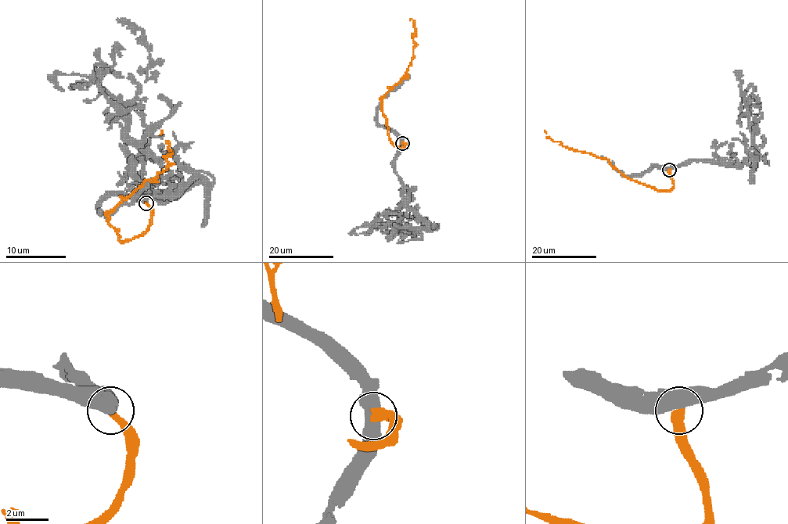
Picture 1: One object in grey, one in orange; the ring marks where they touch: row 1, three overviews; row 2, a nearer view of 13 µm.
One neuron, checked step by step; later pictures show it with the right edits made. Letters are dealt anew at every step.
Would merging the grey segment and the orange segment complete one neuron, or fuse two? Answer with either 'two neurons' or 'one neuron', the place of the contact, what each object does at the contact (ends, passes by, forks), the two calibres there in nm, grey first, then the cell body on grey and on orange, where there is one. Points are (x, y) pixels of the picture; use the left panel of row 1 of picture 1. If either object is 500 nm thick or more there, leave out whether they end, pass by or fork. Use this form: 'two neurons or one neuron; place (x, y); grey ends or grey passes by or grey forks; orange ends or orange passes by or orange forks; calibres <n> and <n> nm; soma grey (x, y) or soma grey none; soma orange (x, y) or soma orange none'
two neurons; place (145, 202); calibres 500 and 400 nm; soma grey none; soma orange none

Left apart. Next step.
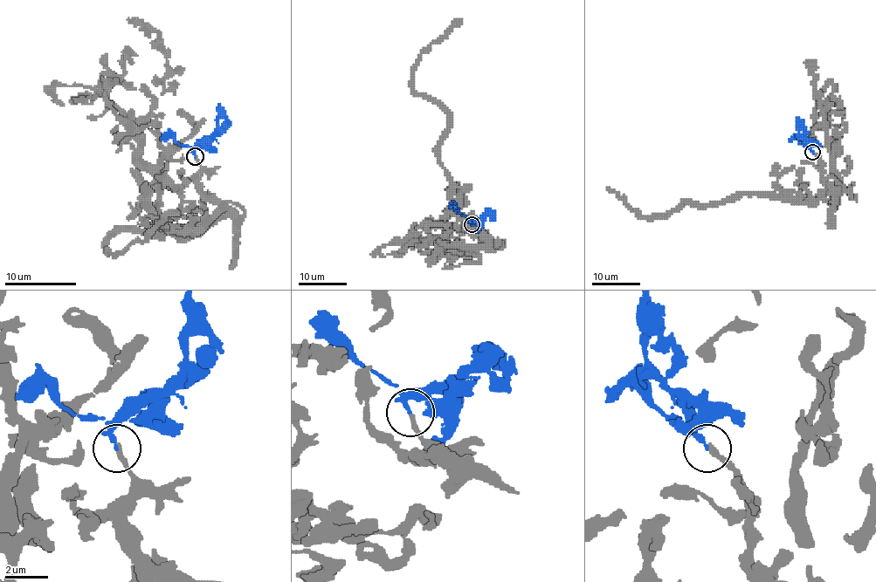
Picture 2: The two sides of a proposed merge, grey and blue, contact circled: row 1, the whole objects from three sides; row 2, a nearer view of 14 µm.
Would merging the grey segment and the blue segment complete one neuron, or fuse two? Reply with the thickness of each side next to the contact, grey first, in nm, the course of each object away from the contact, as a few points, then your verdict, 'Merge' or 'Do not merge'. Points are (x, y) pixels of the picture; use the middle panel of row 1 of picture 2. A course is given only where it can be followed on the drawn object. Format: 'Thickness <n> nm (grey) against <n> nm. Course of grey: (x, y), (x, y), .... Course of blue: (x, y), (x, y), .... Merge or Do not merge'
Thickness 240 nm (grey) against 200 nm. Course of grey: (472, 224), (488, 239), (452, 201), (452, 181), (440, 165), (447, 114), (411, 79), (411, 67), (458, 18). Course of blue: (472, 224), (471, 222), (488, 211). Merge

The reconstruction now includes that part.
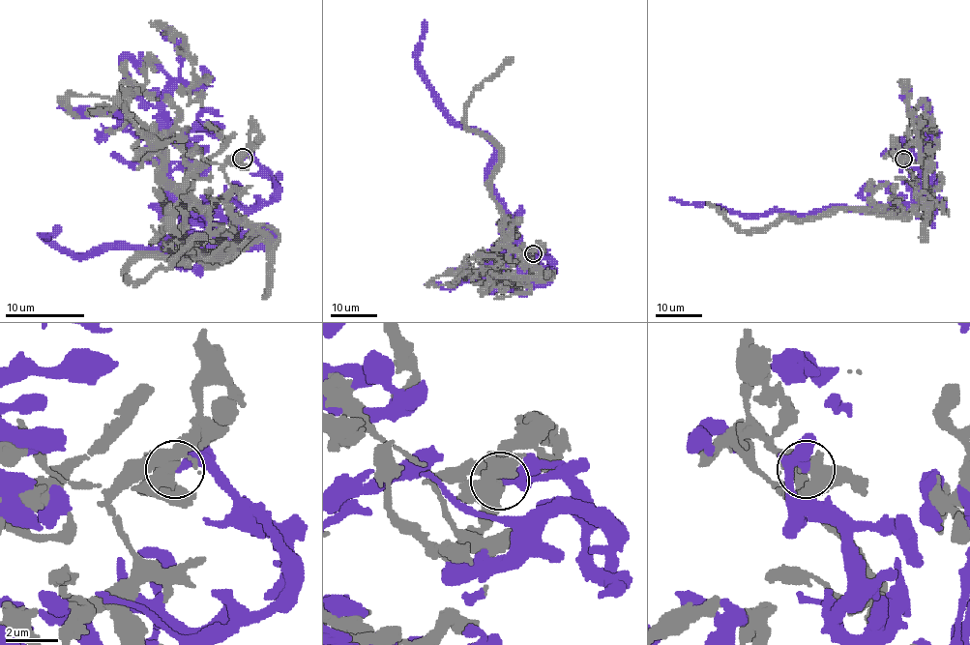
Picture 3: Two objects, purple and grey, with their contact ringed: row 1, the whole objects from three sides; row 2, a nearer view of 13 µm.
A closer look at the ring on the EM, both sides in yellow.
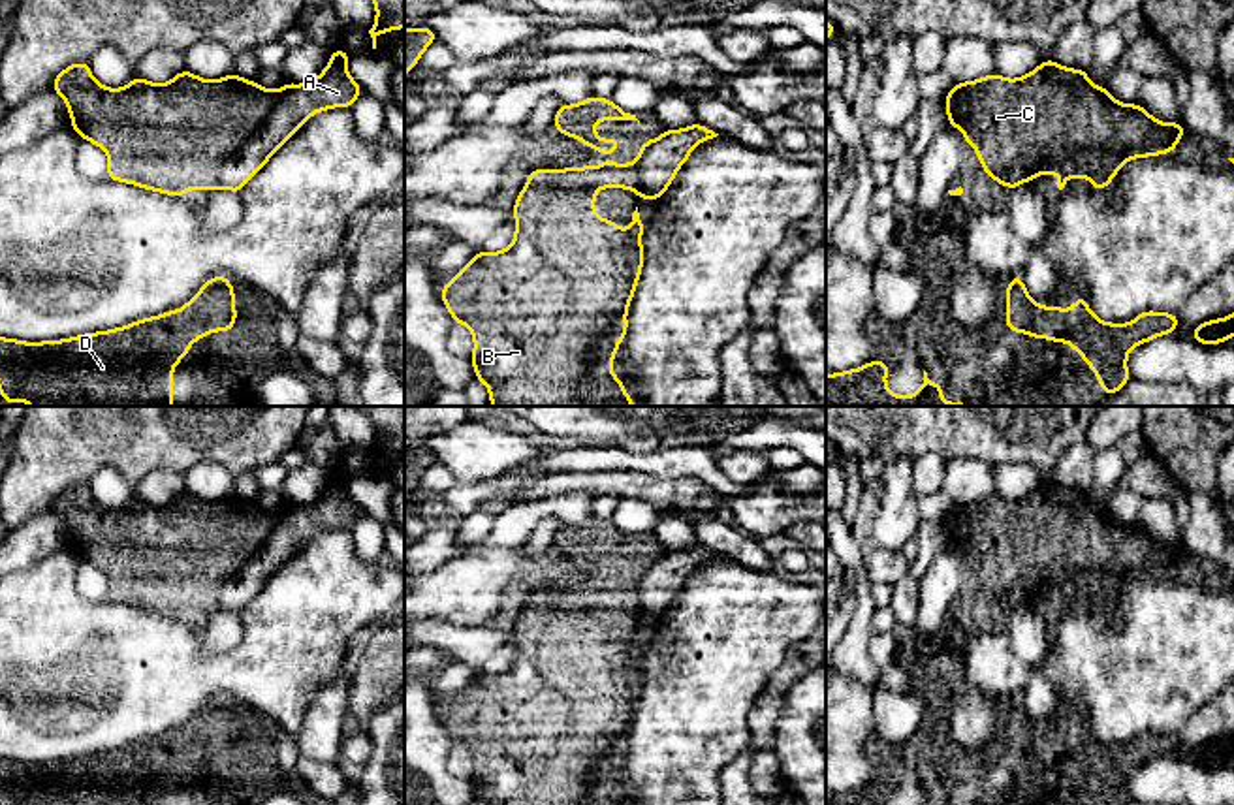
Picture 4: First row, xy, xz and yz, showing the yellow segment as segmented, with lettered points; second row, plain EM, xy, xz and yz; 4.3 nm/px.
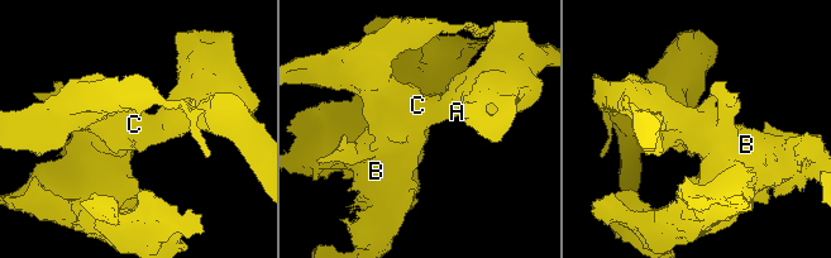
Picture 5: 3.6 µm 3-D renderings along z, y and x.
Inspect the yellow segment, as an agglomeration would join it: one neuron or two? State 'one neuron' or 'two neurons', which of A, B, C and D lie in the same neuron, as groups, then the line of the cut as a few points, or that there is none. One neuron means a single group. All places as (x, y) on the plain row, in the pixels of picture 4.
two neurons; A / B C D; cut in xy along (279, 514), (260, 548), (224, 584), (217, 606)

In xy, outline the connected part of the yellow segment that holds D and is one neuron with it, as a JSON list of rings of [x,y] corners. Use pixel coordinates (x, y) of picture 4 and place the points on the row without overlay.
[[[213,698],[179,732],[64,762],[0,758],[0,805],[173,805],[173,788],[201,758],[237,741],[229,700]]]

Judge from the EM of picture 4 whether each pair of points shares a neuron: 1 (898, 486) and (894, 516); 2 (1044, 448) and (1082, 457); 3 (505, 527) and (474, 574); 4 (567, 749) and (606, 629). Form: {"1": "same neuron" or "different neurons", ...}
{"1": "same neuron", "2": "different neurons", "3": "different neurons", "4": "same neuron"}

